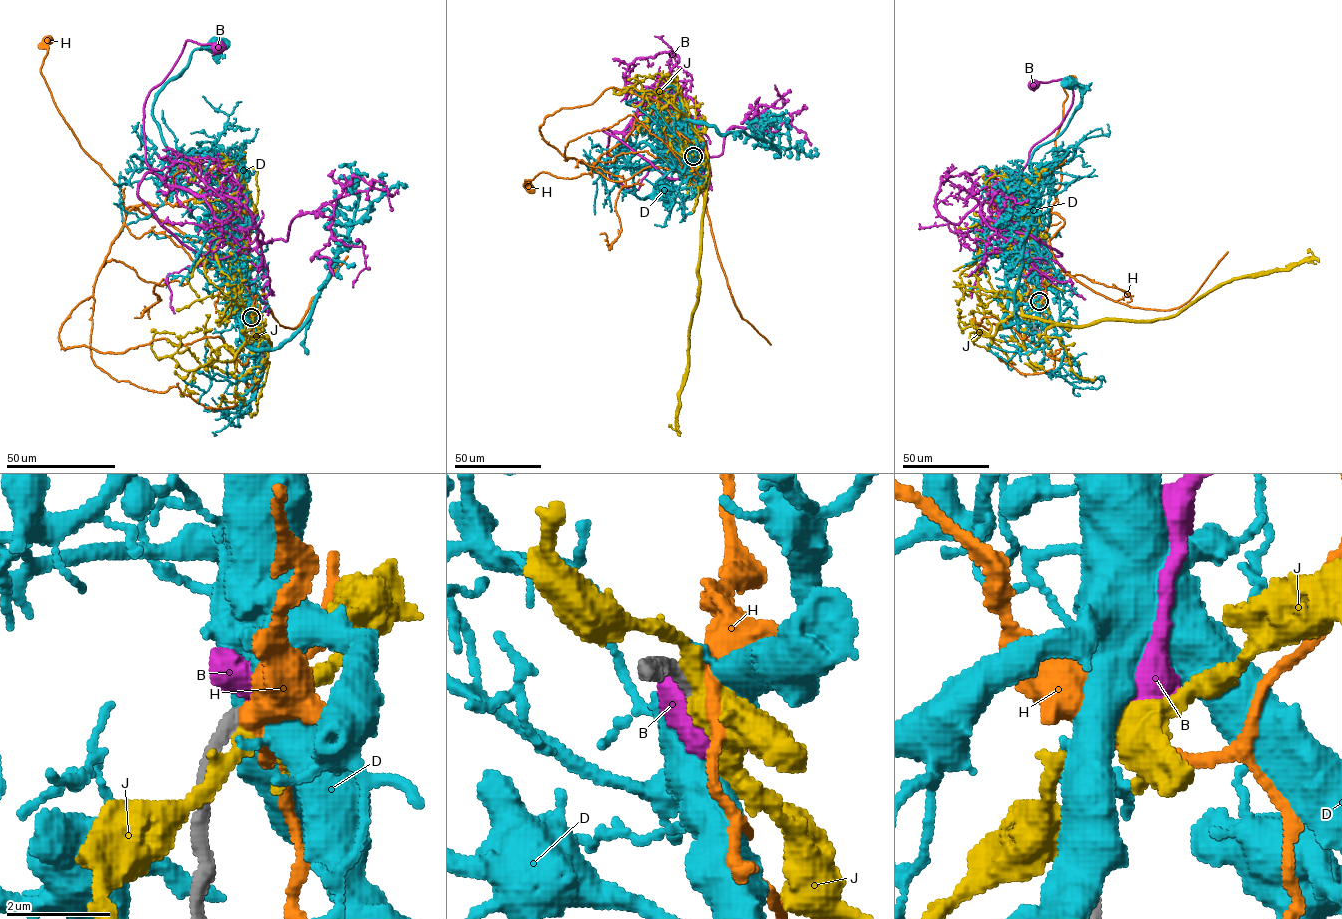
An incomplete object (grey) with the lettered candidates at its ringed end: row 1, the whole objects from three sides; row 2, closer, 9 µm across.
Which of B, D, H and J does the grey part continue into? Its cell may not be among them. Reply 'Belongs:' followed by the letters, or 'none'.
Belongs: B

